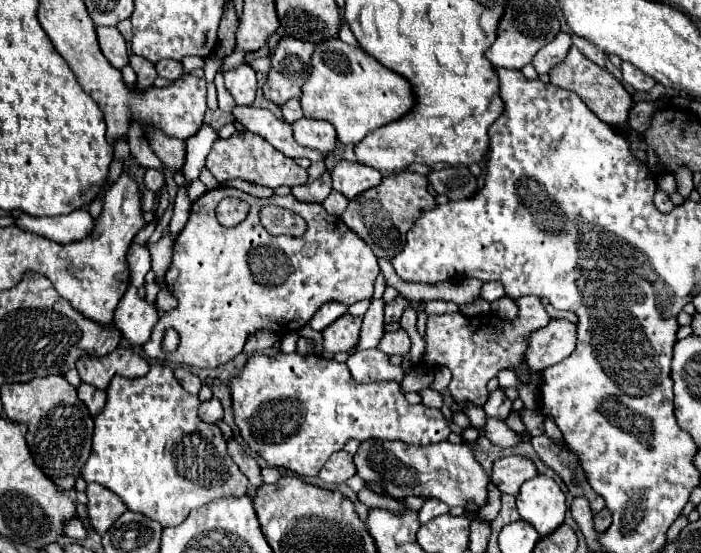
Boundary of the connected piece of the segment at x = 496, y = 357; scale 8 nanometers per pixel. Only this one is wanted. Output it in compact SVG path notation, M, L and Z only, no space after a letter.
M519 297L517 303L517 317L513 321L501 319L497 315L479 315L479 317L465 317L463 313L443 313L443 315L429 315L427 329L425 329L425 351L423 351L423 365L427 367L447 367L453 373L453 379L447 387L449 395L457 403L475 403L483 405L489 399L487 383L497 377L503 369L517 369L525 363L525 353L529 347L529 335L537 329L545 327L551 319L541 303L539 297Z

